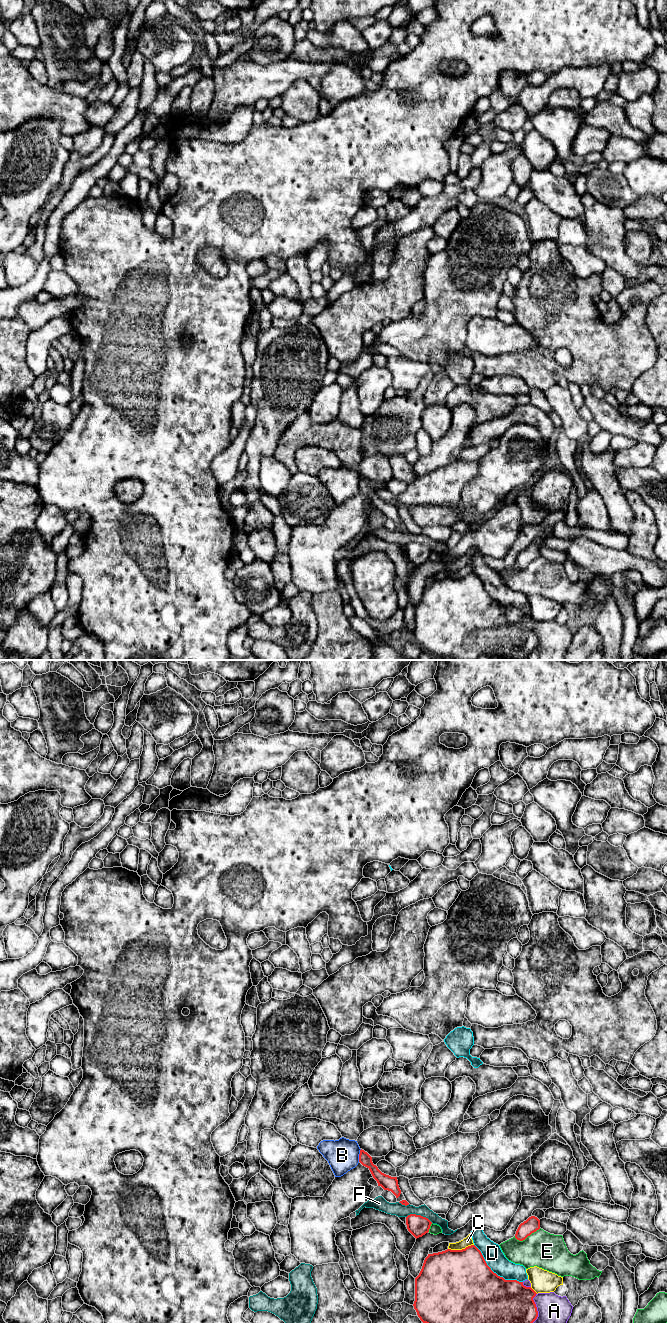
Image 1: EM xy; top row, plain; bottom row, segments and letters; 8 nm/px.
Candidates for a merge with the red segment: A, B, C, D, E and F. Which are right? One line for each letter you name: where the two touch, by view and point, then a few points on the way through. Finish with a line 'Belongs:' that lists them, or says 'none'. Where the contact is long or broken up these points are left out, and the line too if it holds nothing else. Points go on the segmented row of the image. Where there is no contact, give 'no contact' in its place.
Belongs: none

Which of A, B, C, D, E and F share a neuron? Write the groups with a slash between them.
A D / B / C / E / F

